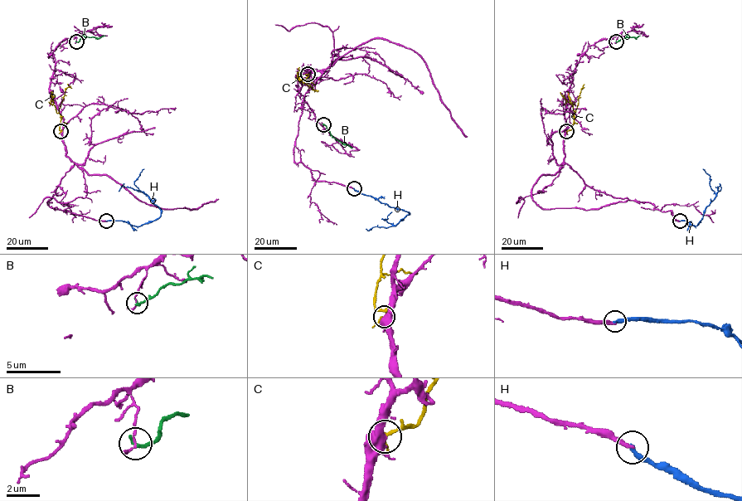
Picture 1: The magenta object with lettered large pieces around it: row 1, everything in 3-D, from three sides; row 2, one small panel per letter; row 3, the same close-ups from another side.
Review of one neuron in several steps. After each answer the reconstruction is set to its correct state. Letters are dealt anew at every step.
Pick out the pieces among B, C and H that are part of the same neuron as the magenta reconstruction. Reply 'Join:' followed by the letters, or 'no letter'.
Join: no letter

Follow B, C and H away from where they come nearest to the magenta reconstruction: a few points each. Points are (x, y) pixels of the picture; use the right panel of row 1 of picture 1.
B: (616, 41), (639, 36)
C: (566, 131), (571, 129), (578, 96), (583, 88)
H: (680, 221), (686, 221), (695, 226), (703, 216), (704, 211), (716, 196), (710, 184), (710, 176), (702, 168)

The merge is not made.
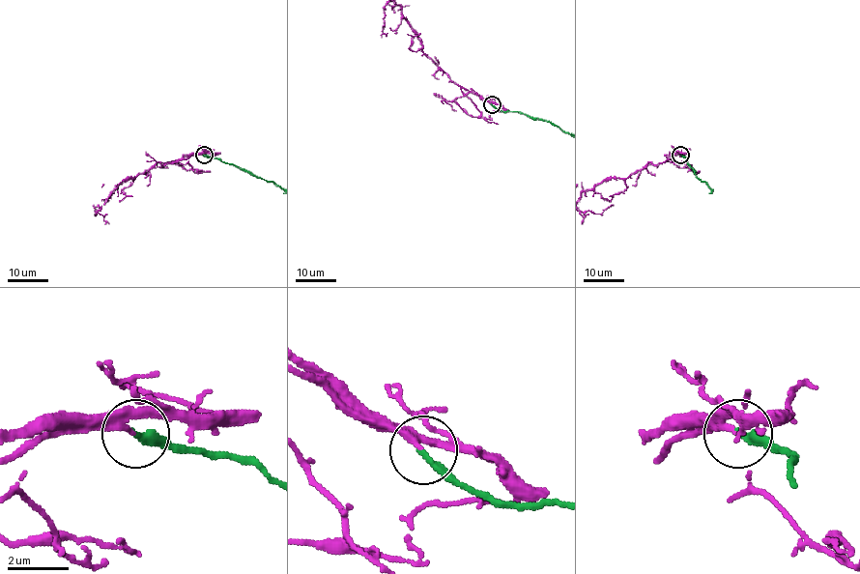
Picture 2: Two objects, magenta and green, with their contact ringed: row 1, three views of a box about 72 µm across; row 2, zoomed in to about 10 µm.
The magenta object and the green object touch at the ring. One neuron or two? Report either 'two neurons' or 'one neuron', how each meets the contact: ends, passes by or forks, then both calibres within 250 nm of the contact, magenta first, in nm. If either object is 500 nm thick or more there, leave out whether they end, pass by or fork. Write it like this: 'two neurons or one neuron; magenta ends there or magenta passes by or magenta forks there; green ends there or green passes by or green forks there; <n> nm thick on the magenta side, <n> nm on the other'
one neuron; magenta passes by; green ends there; 160 nm thick on the magenta side, 260 nm on the other

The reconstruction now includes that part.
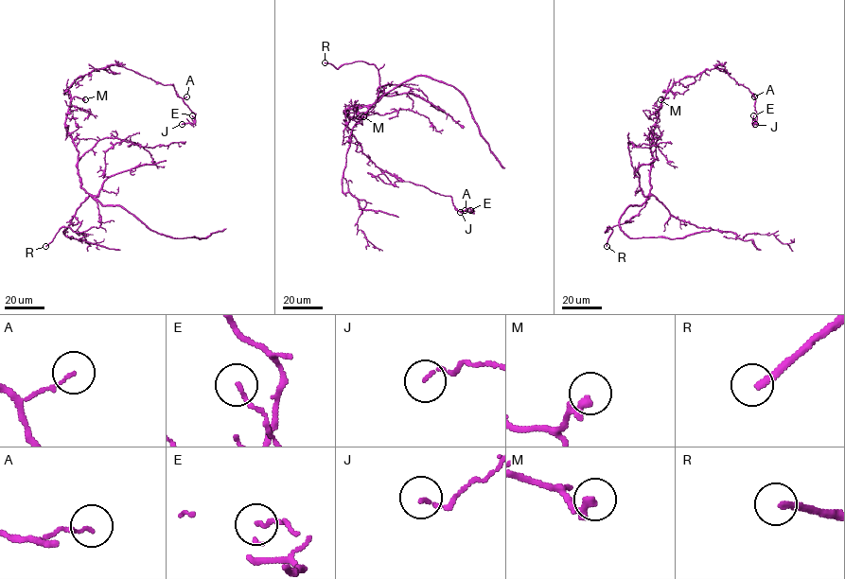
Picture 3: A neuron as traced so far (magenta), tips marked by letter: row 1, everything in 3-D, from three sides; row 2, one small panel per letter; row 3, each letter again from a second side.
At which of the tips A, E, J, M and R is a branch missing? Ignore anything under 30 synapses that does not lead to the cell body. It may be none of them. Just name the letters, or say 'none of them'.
M, R

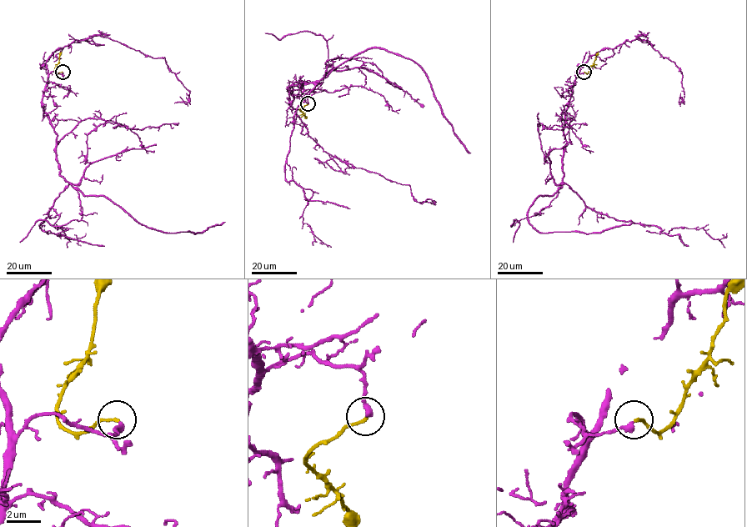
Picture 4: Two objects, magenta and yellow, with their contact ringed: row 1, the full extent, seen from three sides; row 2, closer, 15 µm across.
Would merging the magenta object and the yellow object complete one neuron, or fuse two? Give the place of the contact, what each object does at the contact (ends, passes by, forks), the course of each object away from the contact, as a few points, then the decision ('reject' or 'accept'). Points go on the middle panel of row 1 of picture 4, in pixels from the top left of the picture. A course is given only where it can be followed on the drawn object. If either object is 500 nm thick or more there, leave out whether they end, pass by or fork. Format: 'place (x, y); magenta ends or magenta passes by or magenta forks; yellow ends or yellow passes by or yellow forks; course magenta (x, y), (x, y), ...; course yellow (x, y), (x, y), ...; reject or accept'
place (308, 103); magenta ends; yellow ends; course magenta (308, 104), (288, 88), (318, 82), (356, 55), (383, 48), (421, 68), (442, 115), (470, 153); course yellow (308, 104), (300, 109), (307, 118); accept

